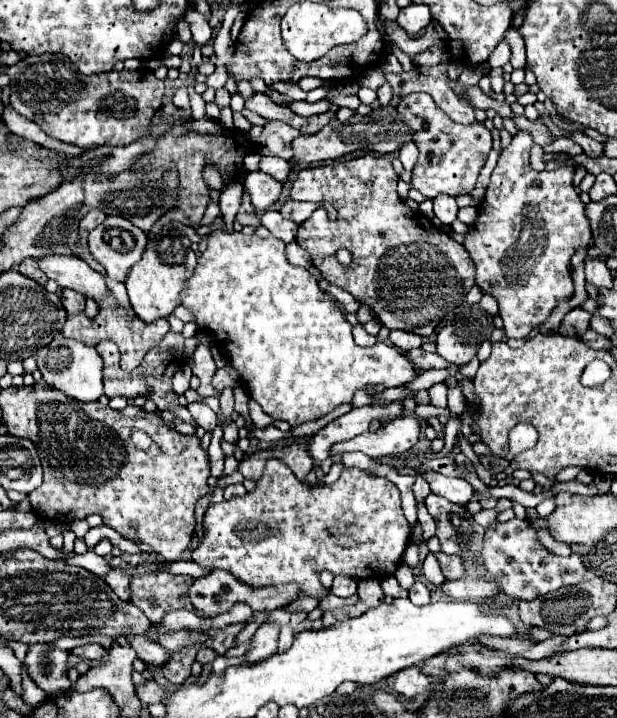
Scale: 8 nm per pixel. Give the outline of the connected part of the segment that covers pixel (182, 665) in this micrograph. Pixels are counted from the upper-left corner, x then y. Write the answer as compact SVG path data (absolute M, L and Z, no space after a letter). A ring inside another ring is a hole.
M193 646L193 648L187 648L187 650L173 652L173 658L171 658L169 666L165 666L165 670L163 670L165 678L173 684L183 684L191 676L191 664L195 662L197 650L199 648Z

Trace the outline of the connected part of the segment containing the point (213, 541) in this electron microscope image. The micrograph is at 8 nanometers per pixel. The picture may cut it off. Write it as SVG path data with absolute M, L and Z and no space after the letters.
M269 462L253 492L209 506L205 512L203 528L205 538L193 550L193 560L199 566L225 568L239 582L245 582L253 588L297 584L299 598L313 596L319 600L323 600L329 590L319 582L317 572L329 570L333 576L383 580L385 576L395 574L411 538L411 524L403 514L401 494L397 486L387 478L373 476L367 470L359 468L345 468L337 482L311 486L297 480L293 472L281 462Z

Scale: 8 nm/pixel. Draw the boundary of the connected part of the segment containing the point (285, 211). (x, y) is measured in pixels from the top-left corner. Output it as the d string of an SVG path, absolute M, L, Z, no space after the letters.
M287 200L283 206L281 206L281 216L283 218L289 218L293 220L295 224L301 224L303 220L307 220L319 206L313 204L313 202L297 202L297 200Z

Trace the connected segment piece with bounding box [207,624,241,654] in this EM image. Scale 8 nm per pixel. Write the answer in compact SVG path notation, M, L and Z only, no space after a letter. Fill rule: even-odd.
M231 624L225 630L211 630L211 646L213 650L217 650L219 654L225 654L229 648L233 648L235 644L235 636L241 632L241 624Z

